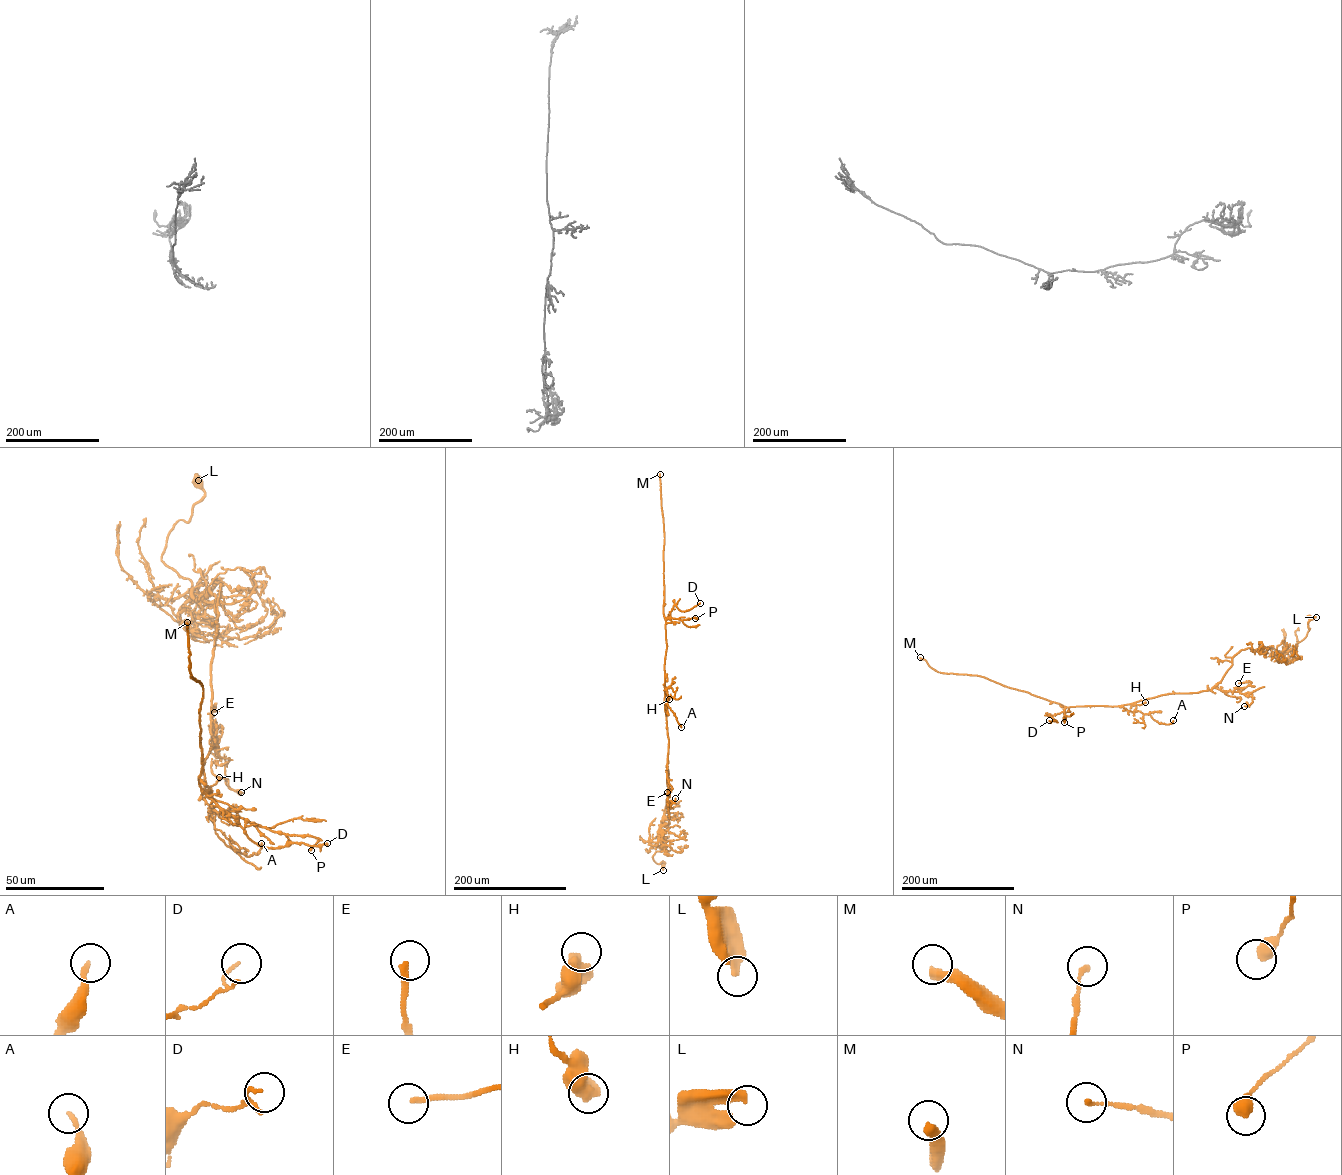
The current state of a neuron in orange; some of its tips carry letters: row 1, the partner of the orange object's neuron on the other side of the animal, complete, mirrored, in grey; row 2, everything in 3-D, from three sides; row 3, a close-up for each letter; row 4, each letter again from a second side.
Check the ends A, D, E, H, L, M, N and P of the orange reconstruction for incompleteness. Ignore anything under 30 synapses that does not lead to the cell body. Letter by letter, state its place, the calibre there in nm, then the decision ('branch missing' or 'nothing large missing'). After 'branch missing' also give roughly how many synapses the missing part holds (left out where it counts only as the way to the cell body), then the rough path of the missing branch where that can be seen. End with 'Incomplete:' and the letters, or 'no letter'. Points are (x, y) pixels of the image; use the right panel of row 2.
A: (1173, 720) | 200 nm | nothing large missing
D: (1049, 720) | 110 nm | nothing large missing
E: (1238, 683) | 200 nm | nothing large missing
H: (1145, 702) | 650 nm | nothing large missing
L: (1316, 617) | 360 nm | nothing large missing
M: (920, 657) | 360 nm | branch missing | 1000 syn
N: (1244, 706) | 140 nm | nothing large missing
P: (1064, 722) | 550 nm | nothing large missing
Incomplete: M

